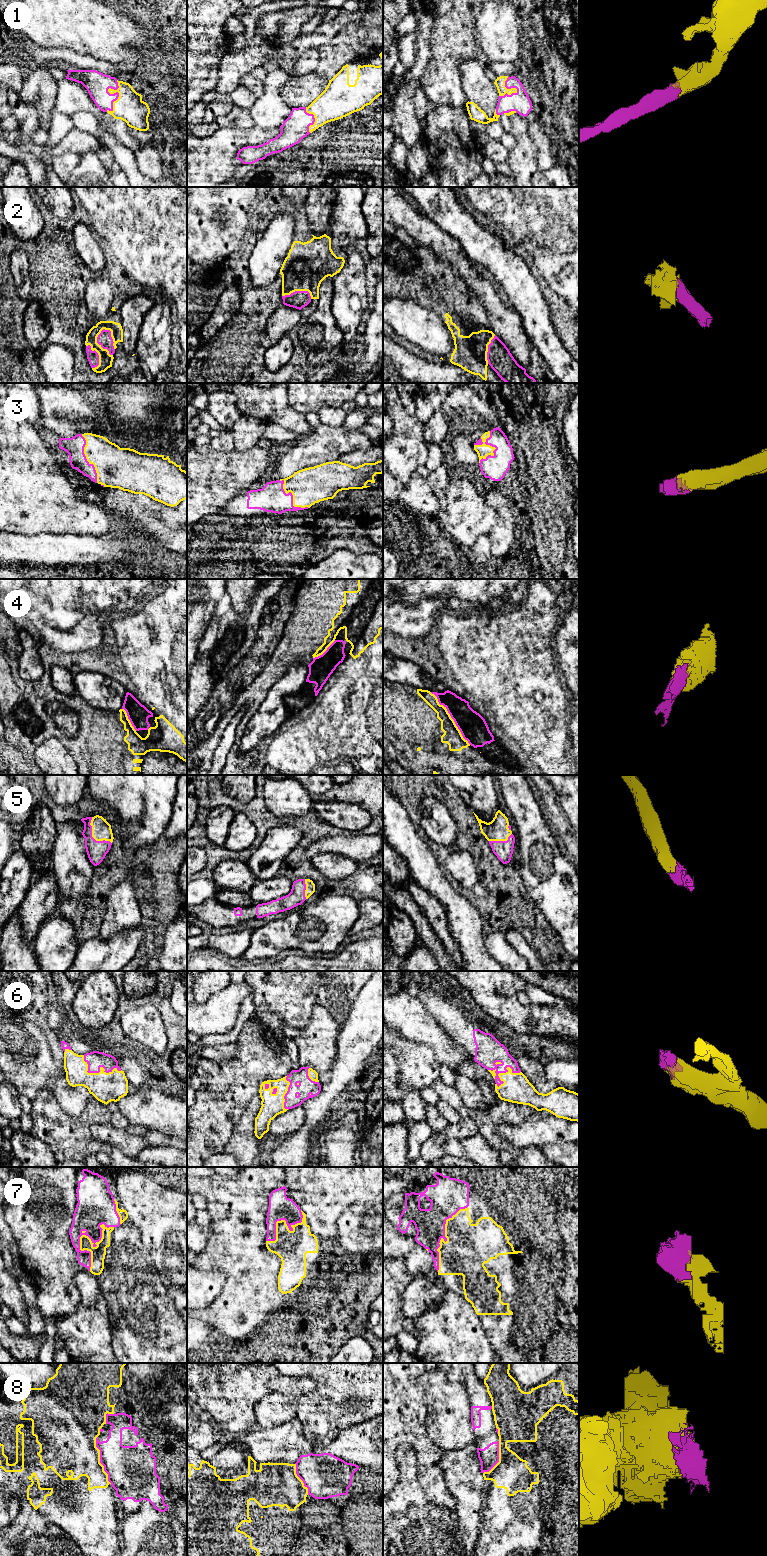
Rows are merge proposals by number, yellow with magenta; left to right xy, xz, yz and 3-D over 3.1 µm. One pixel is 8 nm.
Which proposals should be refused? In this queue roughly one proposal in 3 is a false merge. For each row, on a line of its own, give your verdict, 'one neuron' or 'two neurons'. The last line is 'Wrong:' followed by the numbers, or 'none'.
1: one neuron
2: one neuron
3: one neuron
4: one neuron
5: one neuron
6: one neuron
7: one neuron
8: two neurons
Wrong: 8

